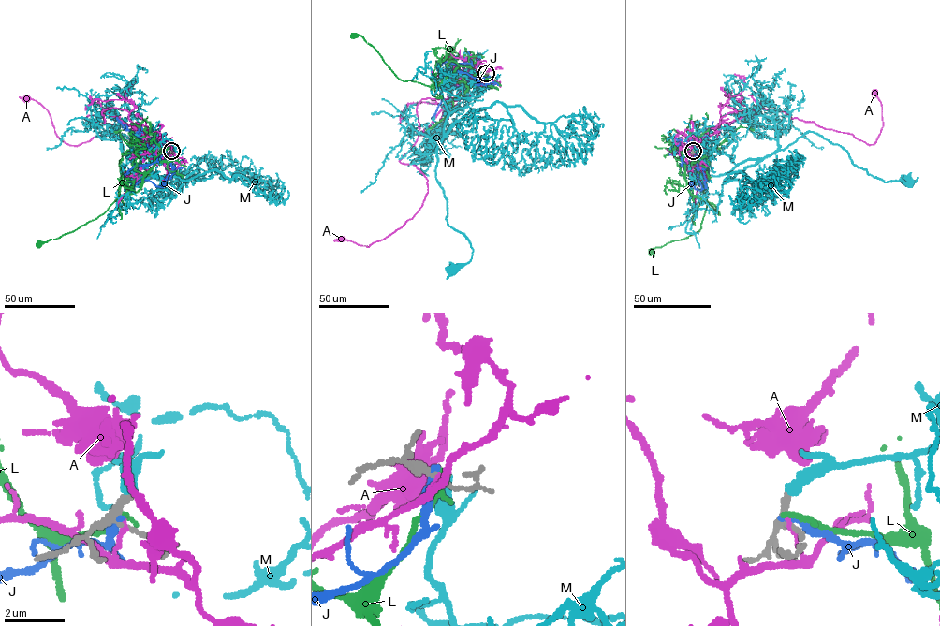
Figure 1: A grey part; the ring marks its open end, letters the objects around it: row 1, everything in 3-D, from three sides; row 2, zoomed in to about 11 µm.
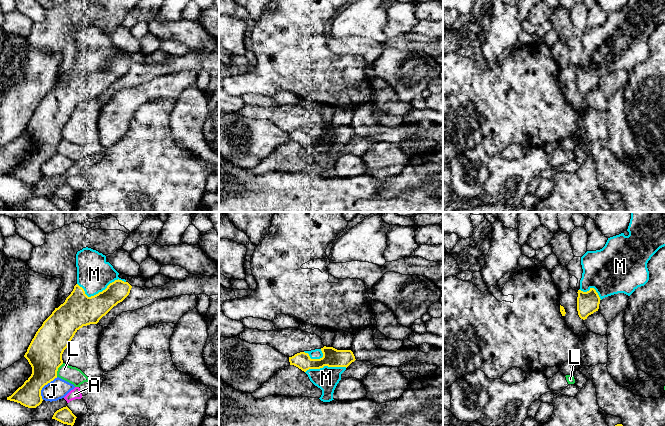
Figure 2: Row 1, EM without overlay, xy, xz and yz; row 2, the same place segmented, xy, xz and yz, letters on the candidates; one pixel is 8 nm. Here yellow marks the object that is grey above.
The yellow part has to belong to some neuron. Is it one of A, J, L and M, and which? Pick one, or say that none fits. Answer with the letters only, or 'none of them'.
M

